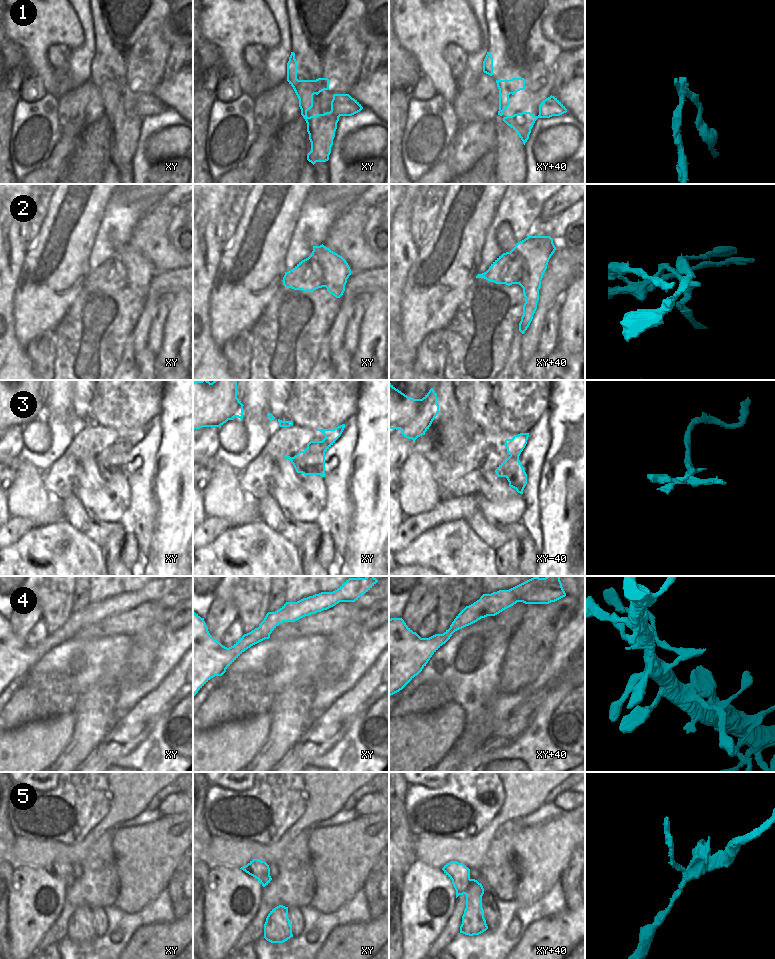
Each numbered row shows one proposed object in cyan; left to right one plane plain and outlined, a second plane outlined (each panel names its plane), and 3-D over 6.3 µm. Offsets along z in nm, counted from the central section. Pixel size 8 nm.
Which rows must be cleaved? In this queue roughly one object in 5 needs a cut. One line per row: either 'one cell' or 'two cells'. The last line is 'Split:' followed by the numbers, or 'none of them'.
1: one cell
2: two cells
3: two cells
4: two cells
5: one cell
Split: 2, 3, 4

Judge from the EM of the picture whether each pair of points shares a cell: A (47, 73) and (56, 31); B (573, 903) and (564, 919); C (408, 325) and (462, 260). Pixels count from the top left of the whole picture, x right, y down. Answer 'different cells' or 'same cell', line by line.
A: same cell
B: different cells
C: same cell

